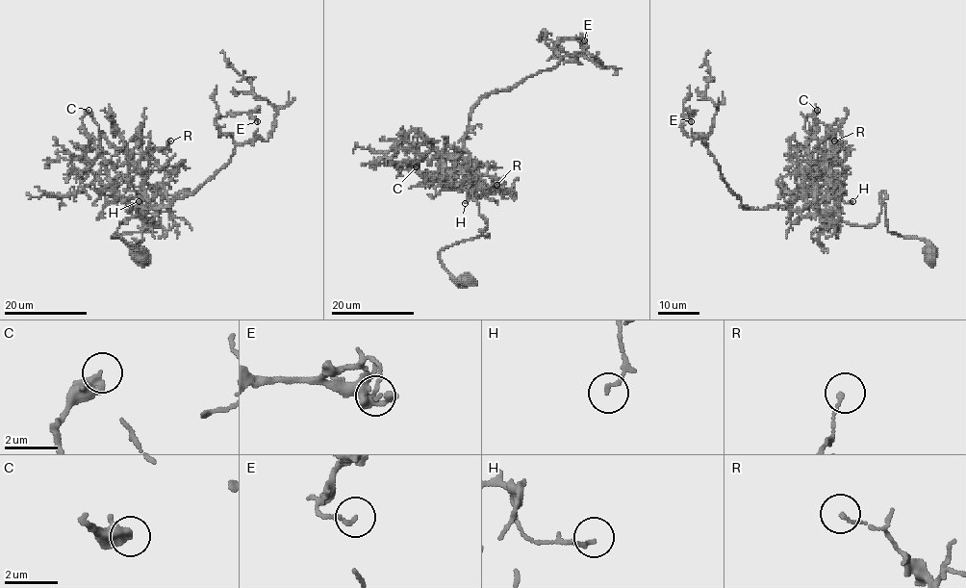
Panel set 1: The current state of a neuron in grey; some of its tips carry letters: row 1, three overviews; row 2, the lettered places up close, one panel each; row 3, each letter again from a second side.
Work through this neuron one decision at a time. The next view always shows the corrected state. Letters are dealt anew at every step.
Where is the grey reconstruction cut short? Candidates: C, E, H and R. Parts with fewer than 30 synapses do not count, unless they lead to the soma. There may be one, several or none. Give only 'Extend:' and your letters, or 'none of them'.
Extend: none of them

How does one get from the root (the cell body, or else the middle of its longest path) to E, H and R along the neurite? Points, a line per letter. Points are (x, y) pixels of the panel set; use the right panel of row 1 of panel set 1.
E: (928, 256), (923, 240), (888, 230), (882, 191), (866, 226), (747, 209), (706, 139), (680, 126), (691, 121)
H: (928, 256), (923, 240), (888, 230), (882, 191), (878, 220), (863, 226), (823, 220), (814, 189), (852, 201)
R: (928, 256), (923, 240), (888, 230), (882, 191), (875, 224), (819, 216), (810, 167), (847, 149), (834, 140)

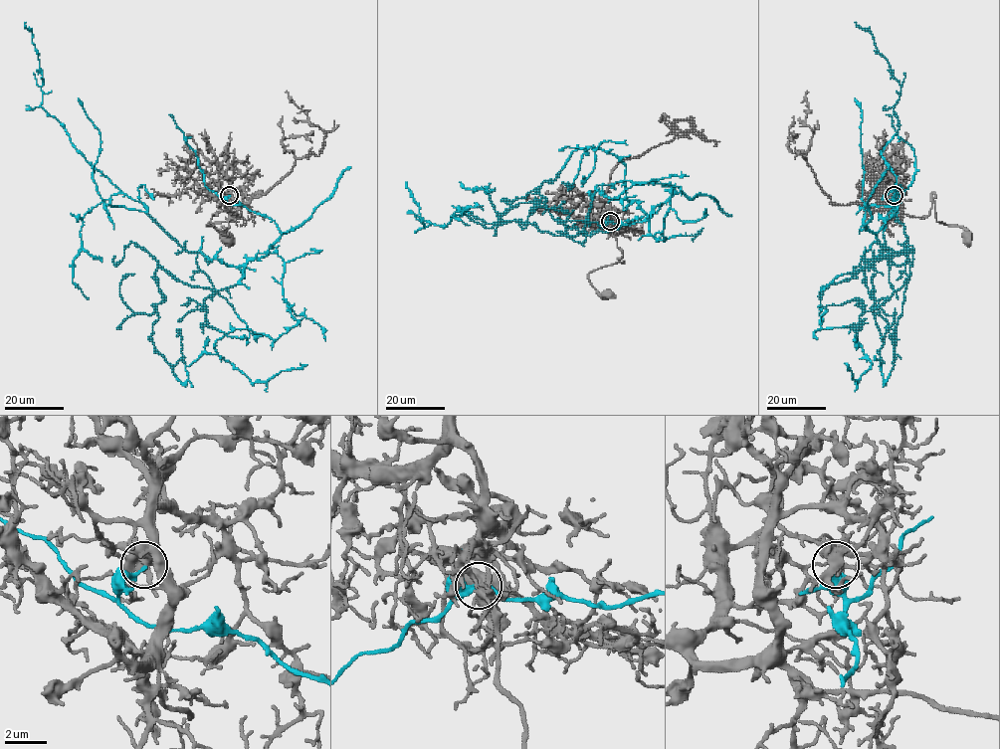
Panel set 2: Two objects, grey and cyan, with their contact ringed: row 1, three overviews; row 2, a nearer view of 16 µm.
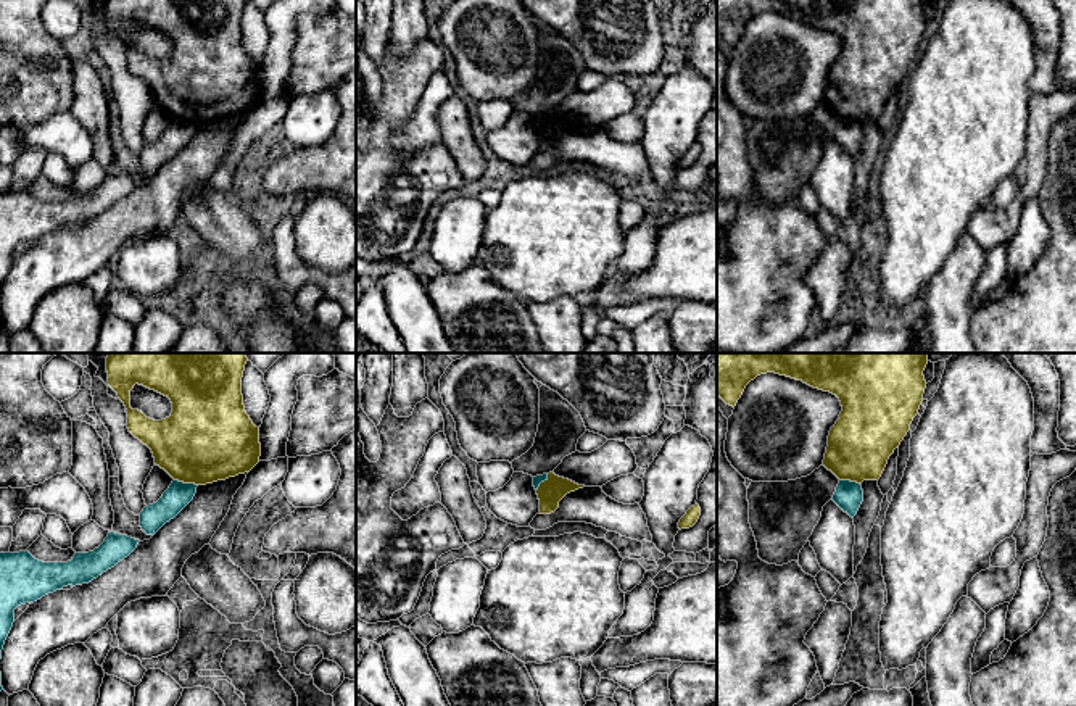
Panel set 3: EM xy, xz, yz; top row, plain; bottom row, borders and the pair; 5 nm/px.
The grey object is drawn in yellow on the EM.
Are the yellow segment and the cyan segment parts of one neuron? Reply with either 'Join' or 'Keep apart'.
Keep apart

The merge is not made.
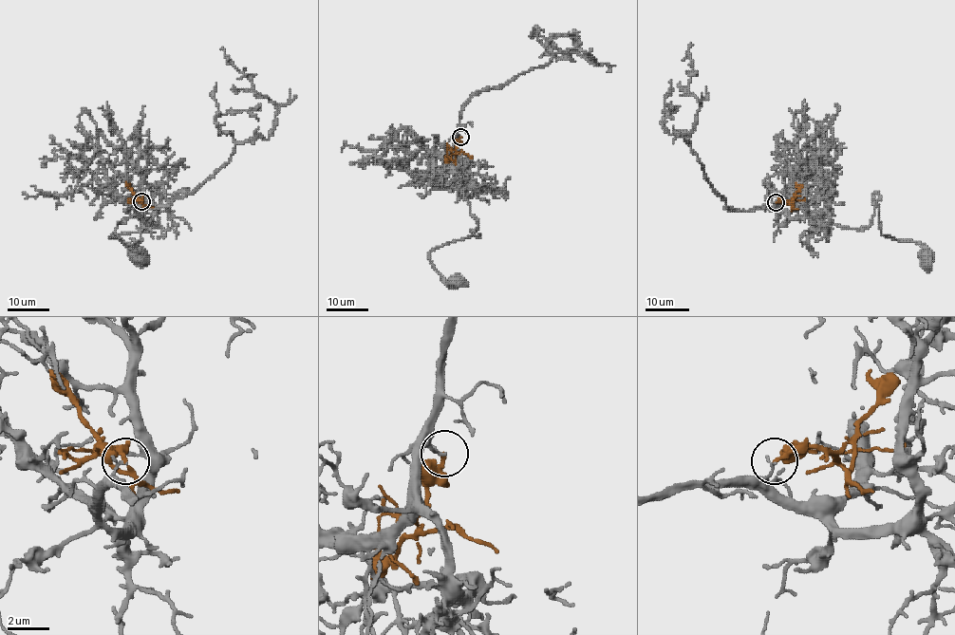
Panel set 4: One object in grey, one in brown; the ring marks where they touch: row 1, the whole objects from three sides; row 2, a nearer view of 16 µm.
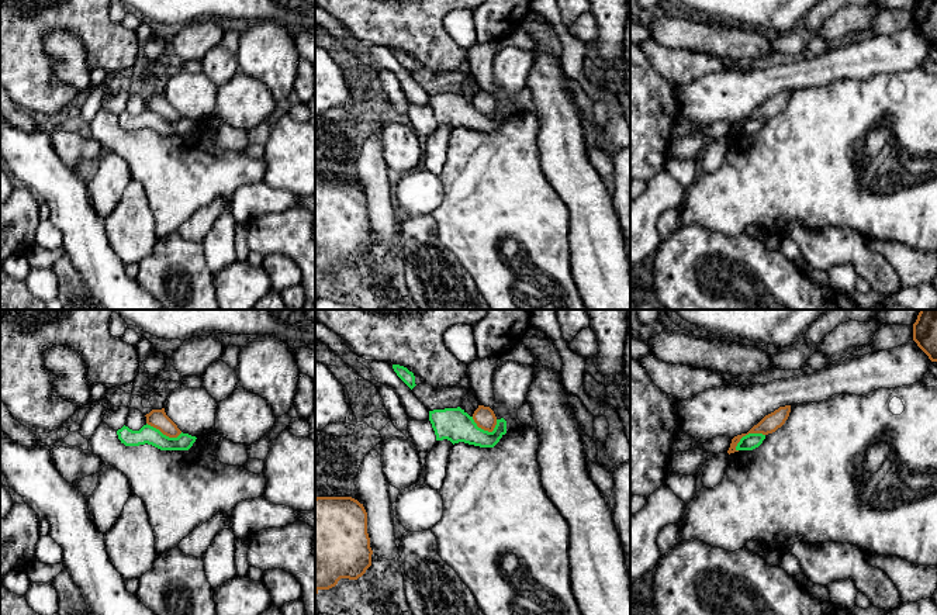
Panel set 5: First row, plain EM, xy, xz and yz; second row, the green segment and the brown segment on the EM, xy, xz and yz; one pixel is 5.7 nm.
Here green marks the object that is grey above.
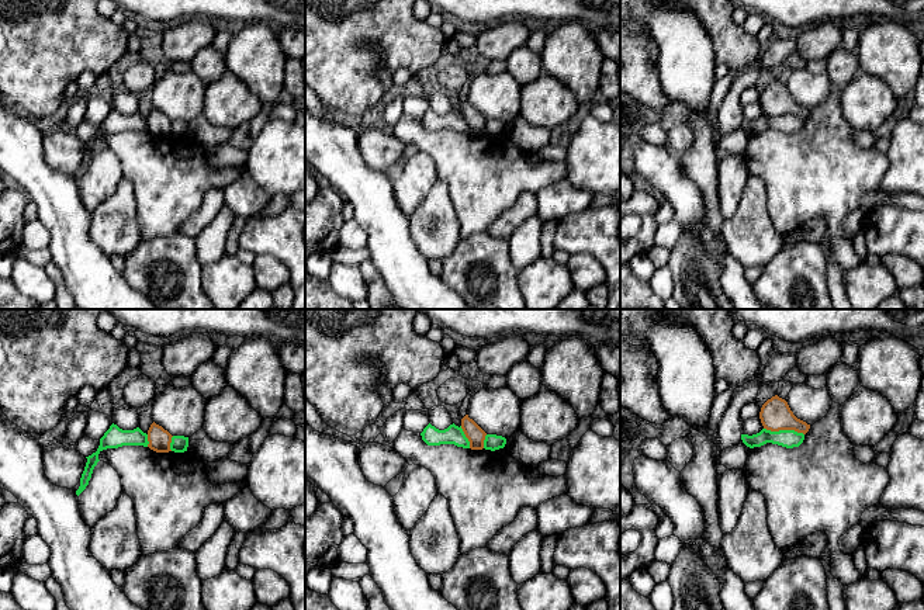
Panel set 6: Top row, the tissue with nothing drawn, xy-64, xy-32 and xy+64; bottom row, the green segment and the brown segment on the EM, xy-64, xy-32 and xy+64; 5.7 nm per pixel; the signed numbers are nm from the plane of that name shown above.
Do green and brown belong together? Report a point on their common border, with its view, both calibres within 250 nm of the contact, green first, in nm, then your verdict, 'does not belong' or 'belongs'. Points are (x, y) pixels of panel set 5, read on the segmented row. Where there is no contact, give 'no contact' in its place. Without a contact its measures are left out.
yz (749, 434) | 90/100 nm | does not belong

